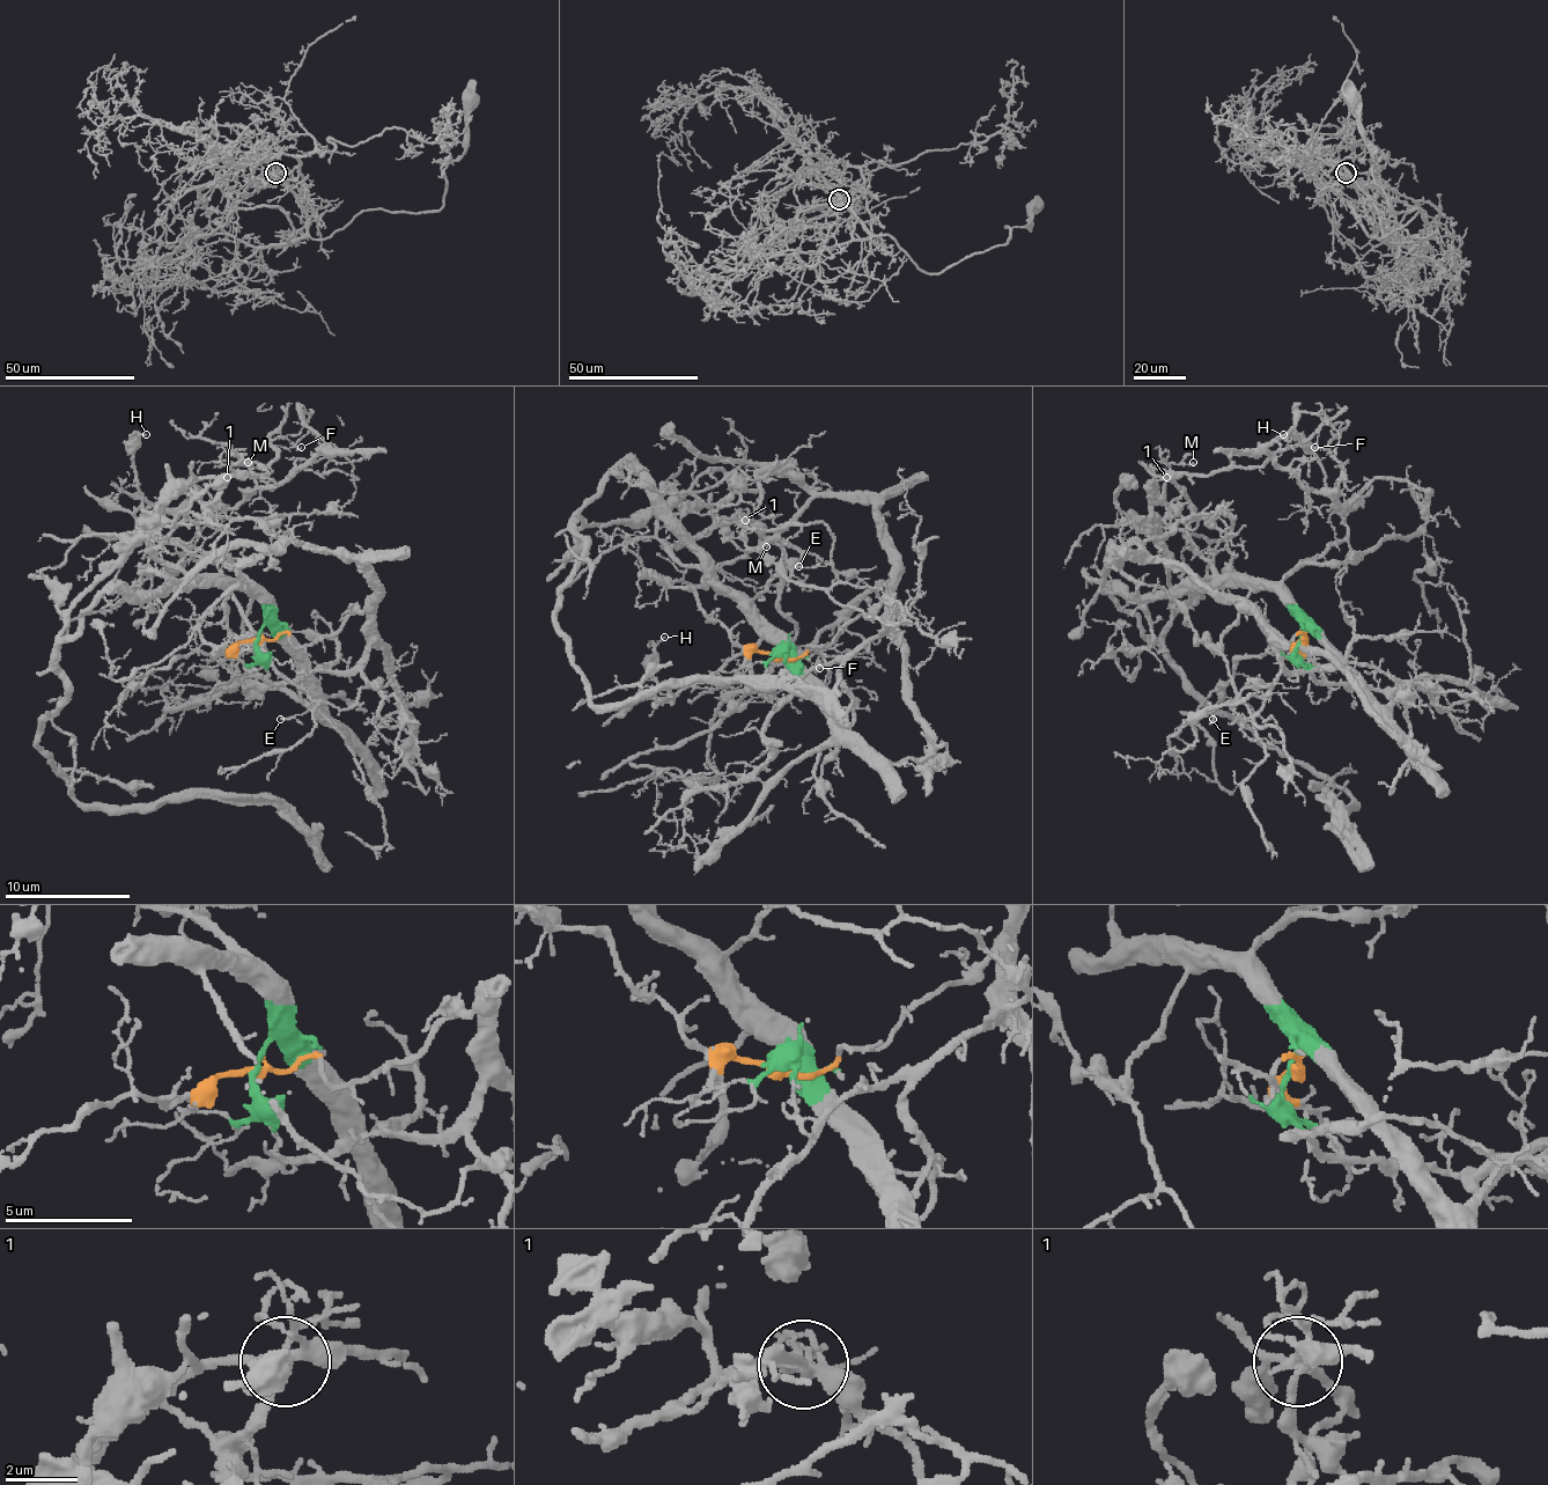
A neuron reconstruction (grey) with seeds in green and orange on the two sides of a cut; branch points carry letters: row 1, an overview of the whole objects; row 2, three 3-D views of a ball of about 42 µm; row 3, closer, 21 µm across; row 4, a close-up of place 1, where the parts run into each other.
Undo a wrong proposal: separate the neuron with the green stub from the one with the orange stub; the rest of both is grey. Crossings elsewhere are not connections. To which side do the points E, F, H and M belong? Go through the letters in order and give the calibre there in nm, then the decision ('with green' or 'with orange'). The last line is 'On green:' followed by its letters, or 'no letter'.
E: 80 nm | with green
F: 120 nm | with green
H: 130 nm | with green
M: 140 nm | with orange
On green: E, F, H

